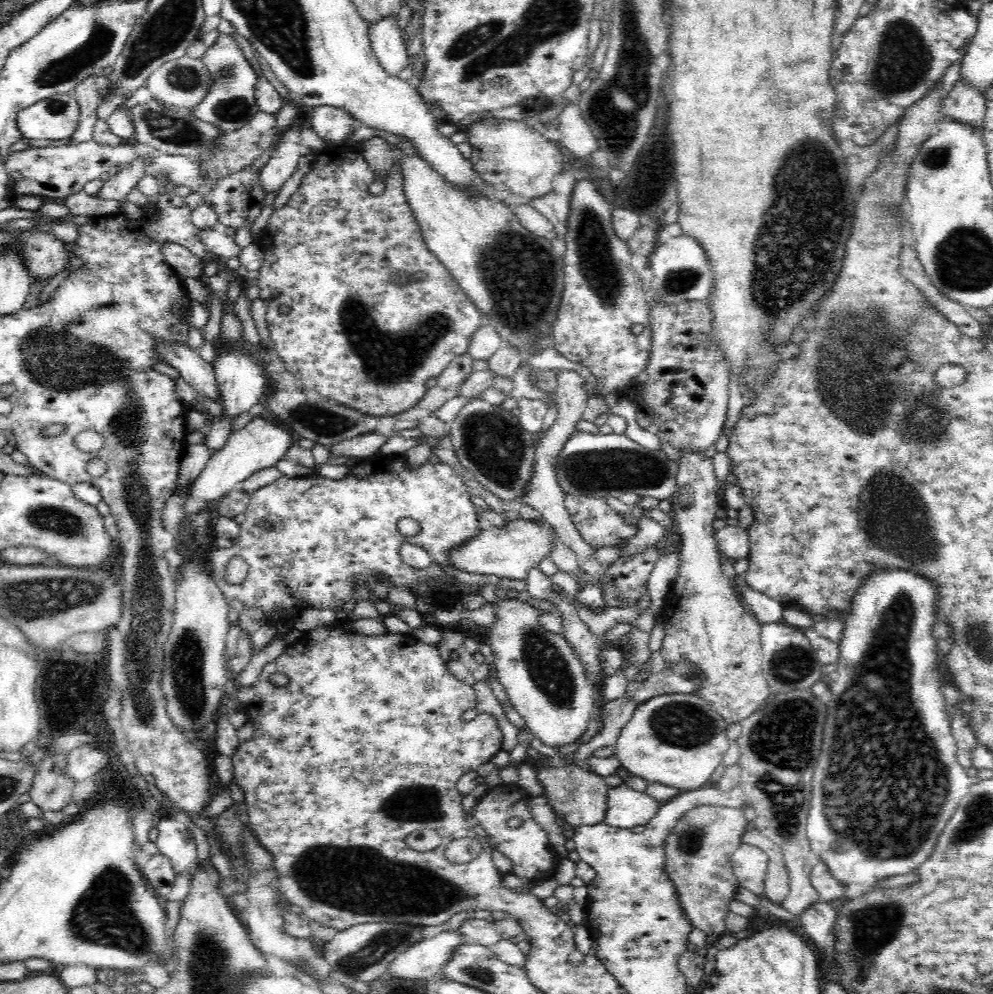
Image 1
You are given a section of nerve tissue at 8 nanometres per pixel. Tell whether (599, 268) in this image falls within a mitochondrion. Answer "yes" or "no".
yes

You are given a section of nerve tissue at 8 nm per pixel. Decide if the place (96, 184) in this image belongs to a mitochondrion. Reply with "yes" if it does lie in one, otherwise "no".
no

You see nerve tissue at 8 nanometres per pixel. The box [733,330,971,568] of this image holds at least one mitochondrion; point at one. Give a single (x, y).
(872, 514)

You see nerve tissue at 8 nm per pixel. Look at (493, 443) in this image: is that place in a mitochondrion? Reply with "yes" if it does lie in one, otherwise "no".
yes

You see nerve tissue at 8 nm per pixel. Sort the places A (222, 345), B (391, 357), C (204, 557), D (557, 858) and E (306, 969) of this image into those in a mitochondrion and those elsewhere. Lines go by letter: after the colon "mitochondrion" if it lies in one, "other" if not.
A: other
B: mitochondrion
C: other
D: other
E: other

